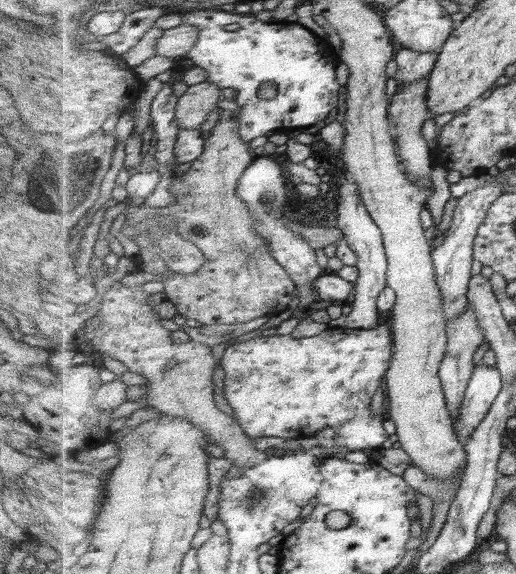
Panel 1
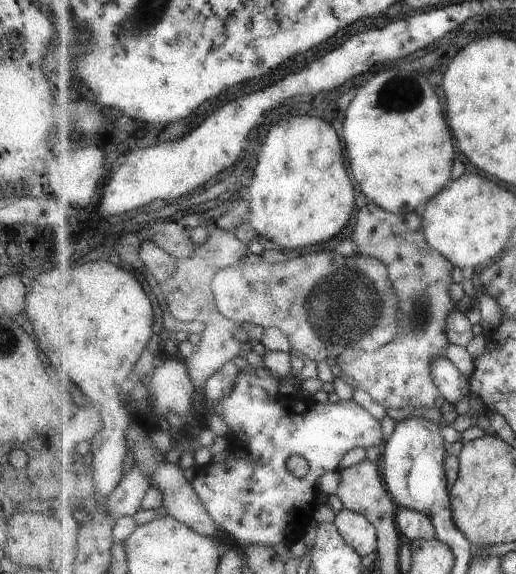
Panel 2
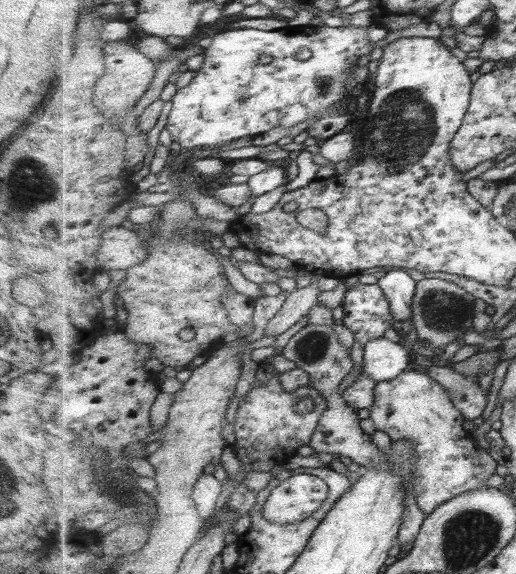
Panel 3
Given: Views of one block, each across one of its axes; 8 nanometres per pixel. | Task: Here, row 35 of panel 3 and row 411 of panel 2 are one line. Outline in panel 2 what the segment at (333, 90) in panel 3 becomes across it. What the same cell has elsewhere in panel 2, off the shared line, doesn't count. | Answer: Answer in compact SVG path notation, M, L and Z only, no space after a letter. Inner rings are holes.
M255 365L239 369L237 380L225 396L216 398L213 402L214 414L217 414L228 428L228 434L235 438L226 438L227 456L229 464L209 462L206 466L194 469L191 484L201 497L201 502L209 510L213 520L221 526L221 530L228 532L237 542L248 544L272 545L282 543L291 551L300 550L302 537L306 528L313 522L312 512L318 504L319 491L316 480L323 474L339 471L342 458L355 448L382 447L386 443L380 420L371 412L357 404L353 399L337 402L315 402L310 398L300 399L295 396L280 393L281 377L273 376L269 368ZM291 456L303 456L309 466L308 473L303 478L297 478L287 468L287 460ZM203 474L215 474L211 484L205 484Z

